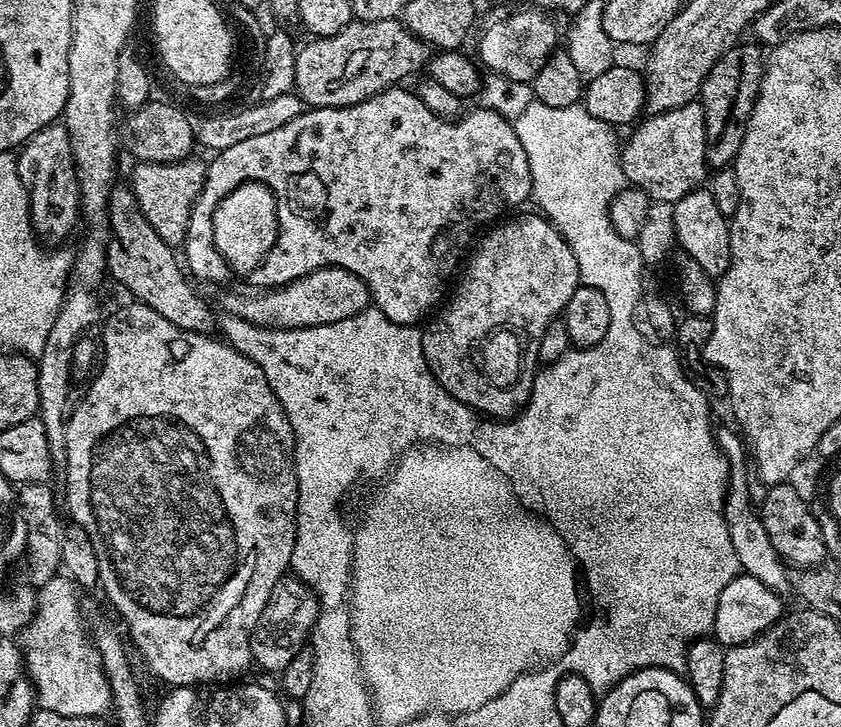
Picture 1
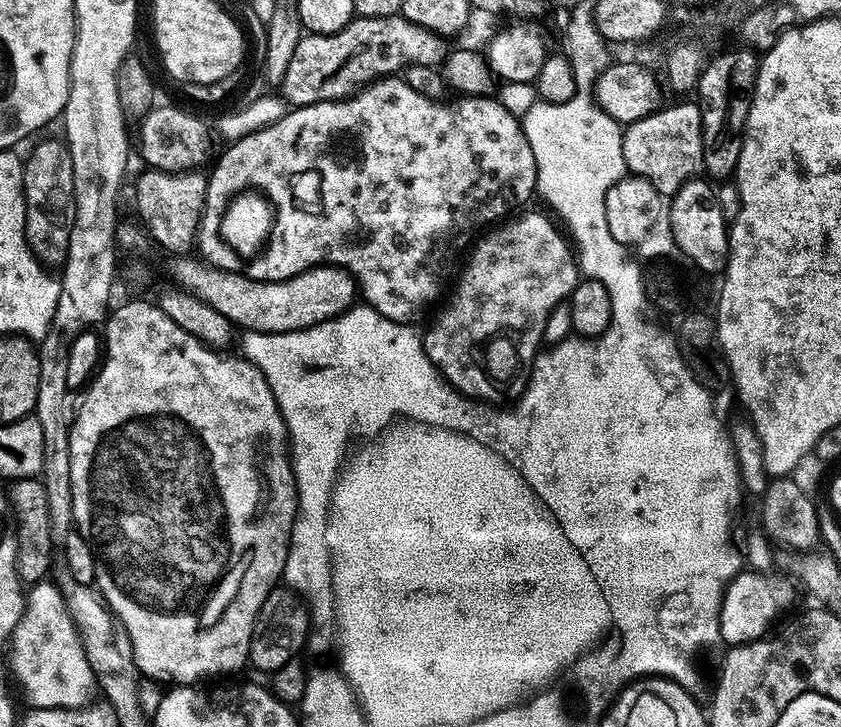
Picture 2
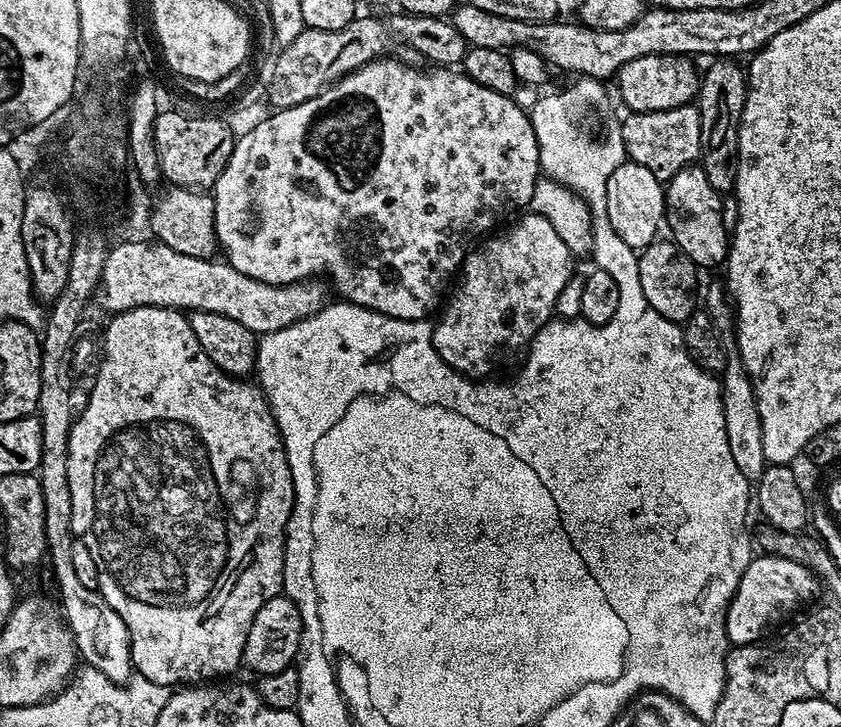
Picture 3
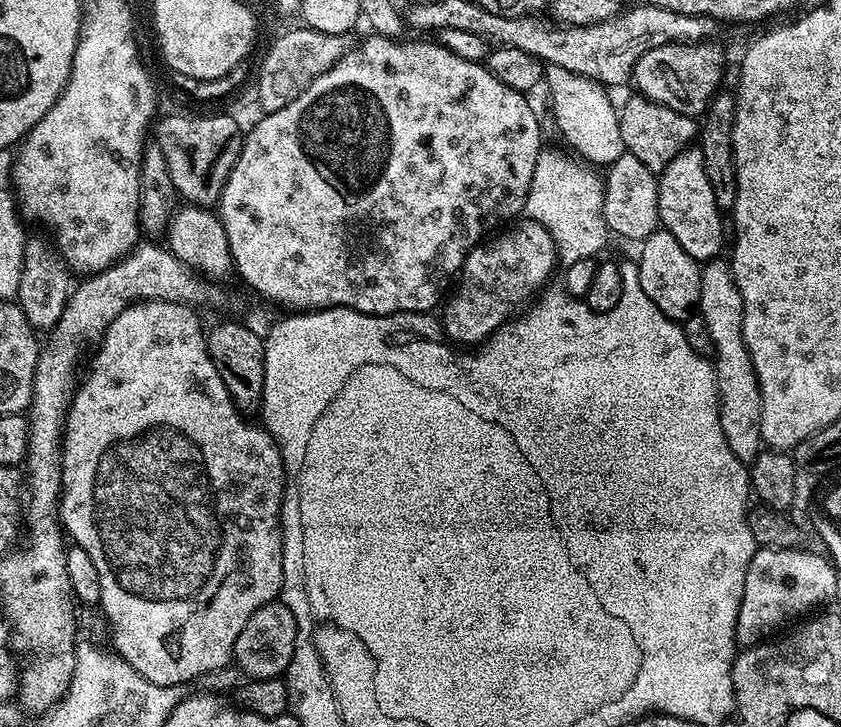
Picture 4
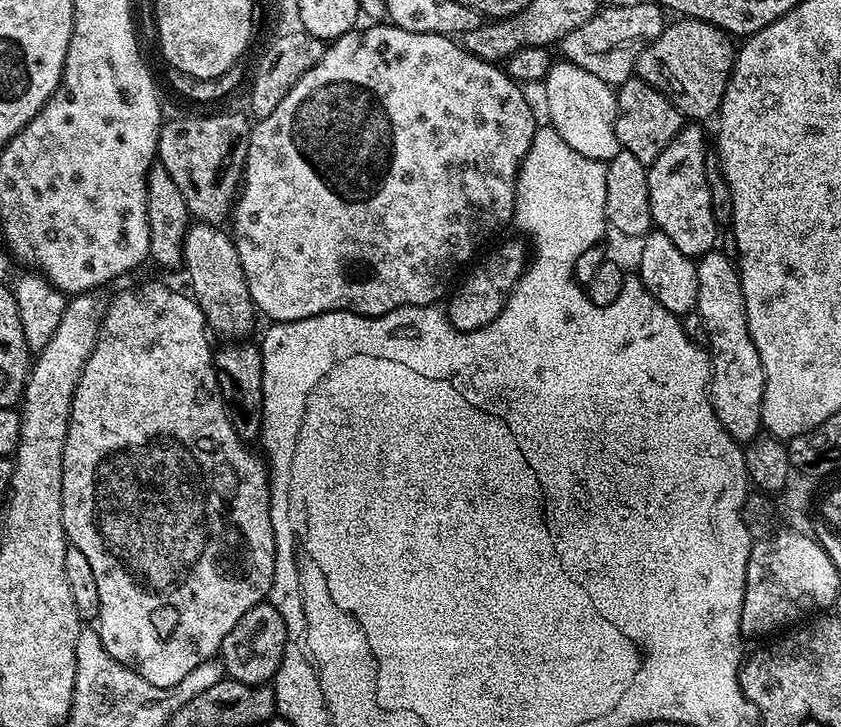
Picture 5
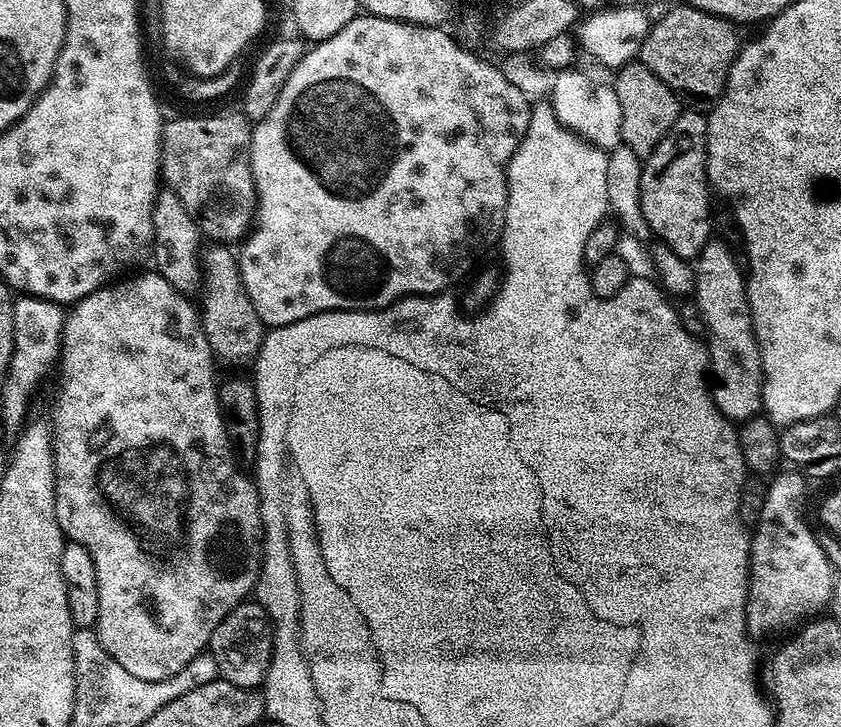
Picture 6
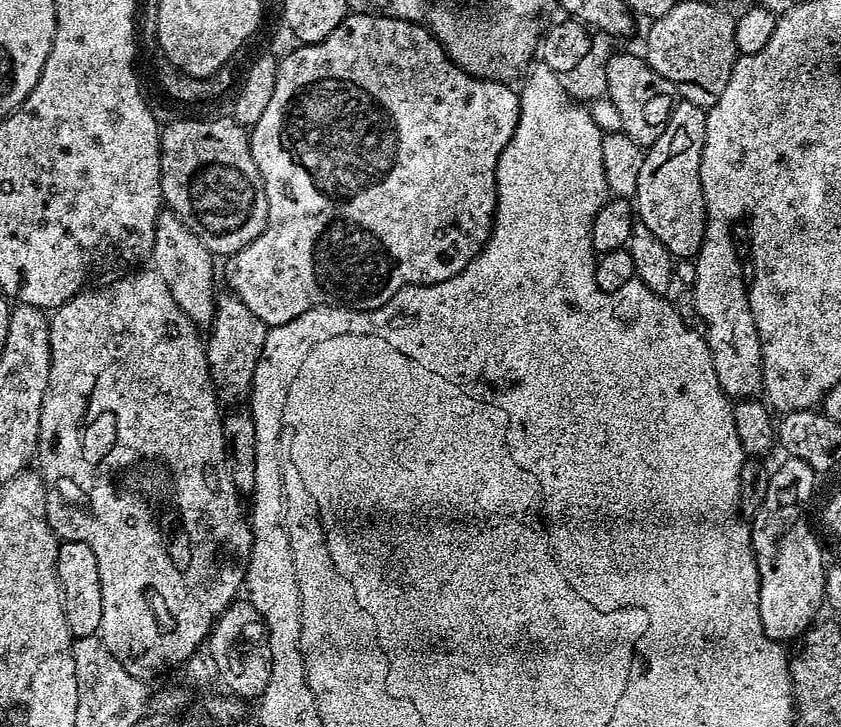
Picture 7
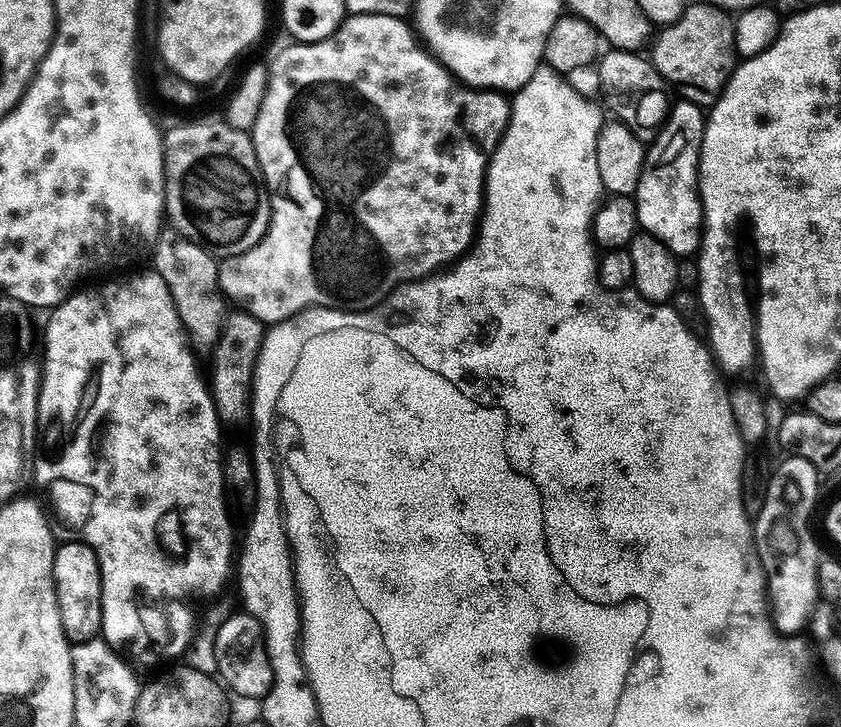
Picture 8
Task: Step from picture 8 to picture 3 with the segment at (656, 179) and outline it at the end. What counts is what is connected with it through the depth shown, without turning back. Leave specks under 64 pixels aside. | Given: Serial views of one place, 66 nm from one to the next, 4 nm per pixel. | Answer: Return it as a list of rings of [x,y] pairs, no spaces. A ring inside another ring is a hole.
[[[689,166],[678,170],[672,180],[667,181],[665,190],[666,228],[672,231],[671,239],[693,261],[697,269],[716,268],[728,259],[730,234],[726,226],[722,226],[722,210],[720,209],[721,193],[710,186],[704,169]]]

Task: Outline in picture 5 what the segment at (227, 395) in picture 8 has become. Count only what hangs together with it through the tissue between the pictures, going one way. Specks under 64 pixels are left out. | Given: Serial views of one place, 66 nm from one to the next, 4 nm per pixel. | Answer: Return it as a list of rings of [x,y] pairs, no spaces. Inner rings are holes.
[[[196,222],[189,227],[184,234],[184,263],[183,271],[188,271],[188,276],[192,279],[191,295],[194,297],[196,305],[202,310],[204,323],[208,325],[213,333],[216,332],[228,342],[240,342],[252,332],[252,327],[258,321],[256,304],[250,298],[250,286],[246,282],[246,274],[242,270],[242,258],[238,258],[236,242],[223,227],[215,224]]]

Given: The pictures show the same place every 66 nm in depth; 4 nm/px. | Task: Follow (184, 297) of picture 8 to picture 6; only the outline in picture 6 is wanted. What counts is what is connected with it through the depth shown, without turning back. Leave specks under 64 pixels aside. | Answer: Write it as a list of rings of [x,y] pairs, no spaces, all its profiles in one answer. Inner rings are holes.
[[[166,186],[161,187],[156,194],[154,210],[152,211],[152,251],[151,259],[156,259],[155,271],[160,273],[174,290],[185,294],[195,293],[202,283],[200,275],[200,254],[202,251],[202,233],[197,228],[194,218],[184,206],[178,194],[174,194]]]

